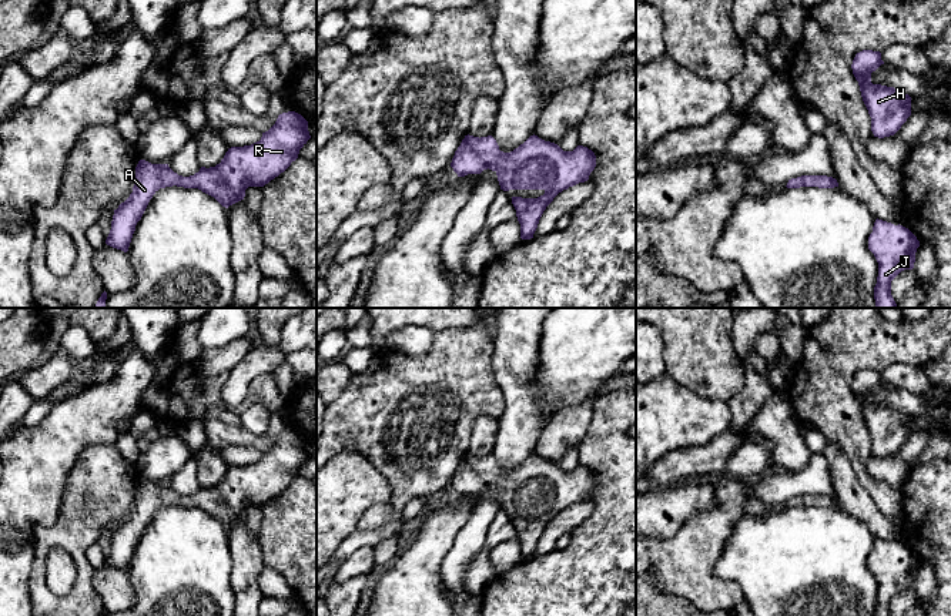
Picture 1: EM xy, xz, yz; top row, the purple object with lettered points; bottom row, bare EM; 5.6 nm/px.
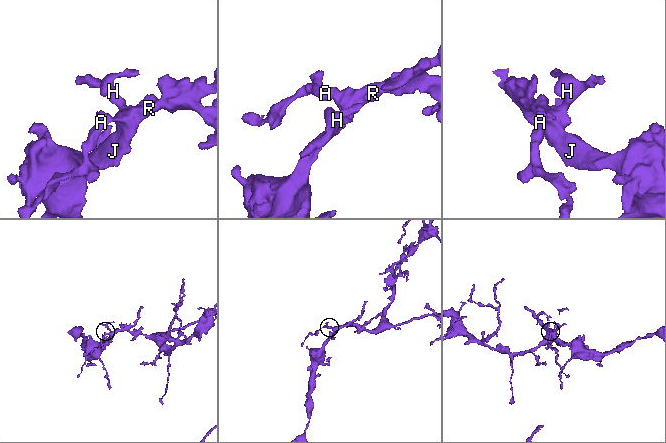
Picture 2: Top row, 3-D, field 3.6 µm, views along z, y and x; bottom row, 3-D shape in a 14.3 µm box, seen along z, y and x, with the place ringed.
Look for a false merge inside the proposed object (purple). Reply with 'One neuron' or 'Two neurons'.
One neuron

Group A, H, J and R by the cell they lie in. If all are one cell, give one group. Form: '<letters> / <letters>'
A H J R

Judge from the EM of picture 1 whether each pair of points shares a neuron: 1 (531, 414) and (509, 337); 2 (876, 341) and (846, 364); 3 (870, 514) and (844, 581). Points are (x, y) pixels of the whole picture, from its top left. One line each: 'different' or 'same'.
1: same
2: same
3: different

